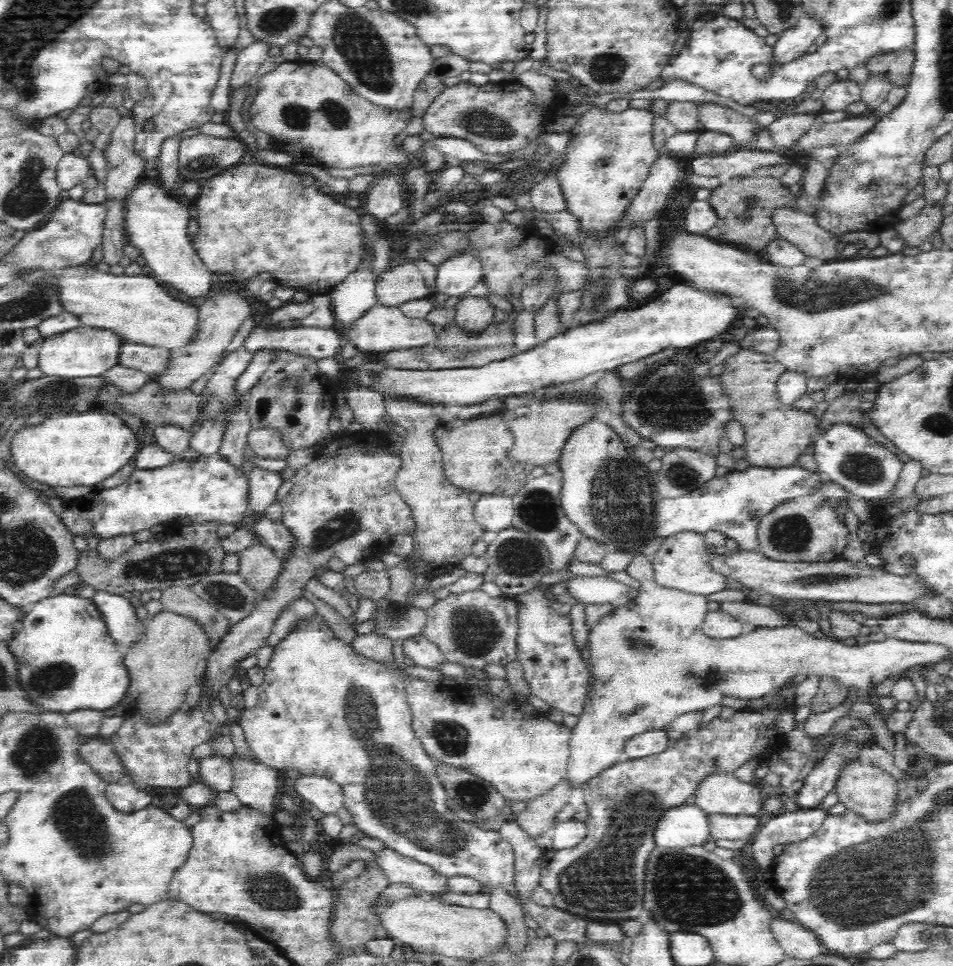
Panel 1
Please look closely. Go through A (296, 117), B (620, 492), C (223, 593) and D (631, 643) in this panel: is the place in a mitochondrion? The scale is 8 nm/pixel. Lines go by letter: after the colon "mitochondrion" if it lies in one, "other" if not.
A: mitochondrion
B: mitochondrion
C: mitochondrion
D: mitochondrion

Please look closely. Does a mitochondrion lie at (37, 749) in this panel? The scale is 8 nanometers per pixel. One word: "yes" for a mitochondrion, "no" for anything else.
yes

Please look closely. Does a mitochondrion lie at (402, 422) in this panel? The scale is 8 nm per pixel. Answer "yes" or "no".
no

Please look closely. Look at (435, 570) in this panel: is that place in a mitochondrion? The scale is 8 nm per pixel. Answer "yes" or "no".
no

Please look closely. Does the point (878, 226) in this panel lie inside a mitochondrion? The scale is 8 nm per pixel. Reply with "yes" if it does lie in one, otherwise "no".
no

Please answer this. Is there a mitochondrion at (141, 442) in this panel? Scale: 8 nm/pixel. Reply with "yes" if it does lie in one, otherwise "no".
no

